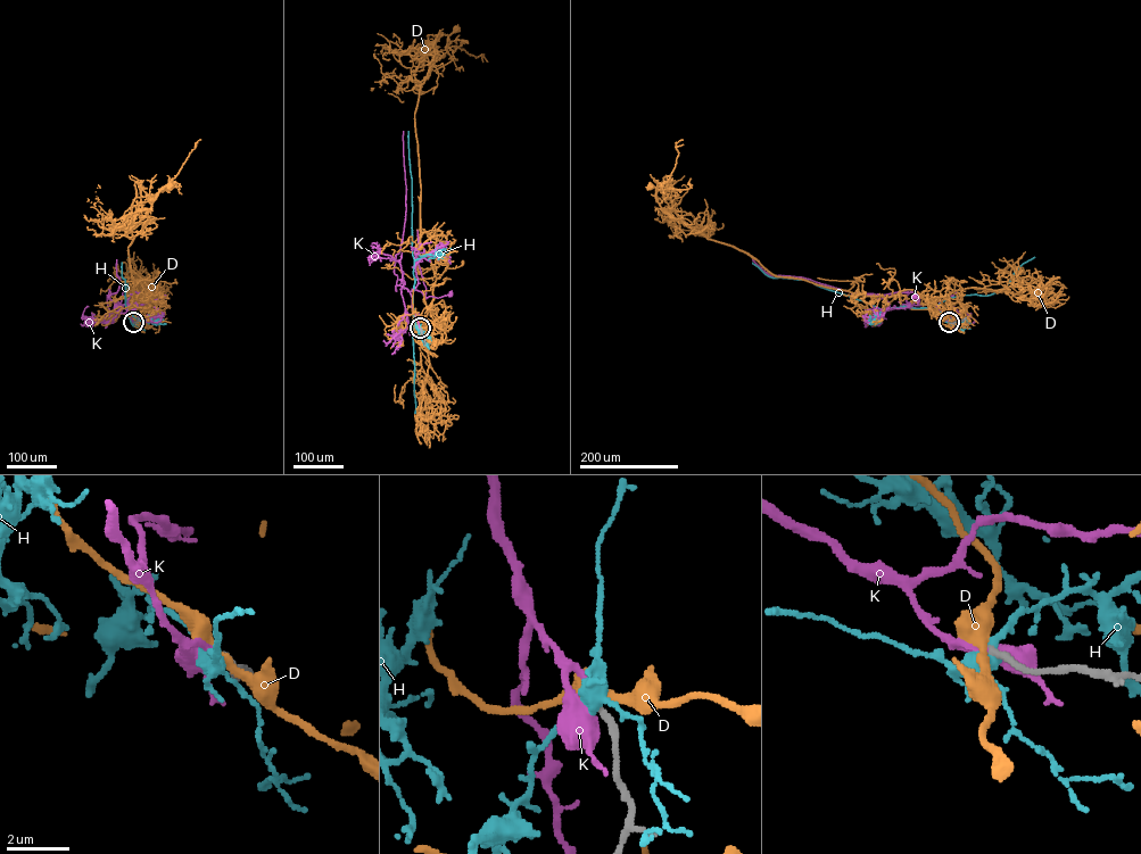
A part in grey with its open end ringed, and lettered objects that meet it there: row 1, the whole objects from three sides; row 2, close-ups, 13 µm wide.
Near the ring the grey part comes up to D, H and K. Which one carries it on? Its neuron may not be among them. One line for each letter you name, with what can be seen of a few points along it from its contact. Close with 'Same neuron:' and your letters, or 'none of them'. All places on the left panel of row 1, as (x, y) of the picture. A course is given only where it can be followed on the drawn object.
K: via (133, 322), (127, 314), (126, 304), (123, 305), (133, 304), (140, 298), (143, 304), (164, 297)
Same neuron: K

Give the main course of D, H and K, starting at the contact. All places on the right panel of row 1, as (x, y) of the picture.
D: (949, 322), (914, 290), (868, 296), (776, 276), (746, 254), (708, 239), (674, 217), (650, 185)
H: (949, 322), (951, 320), (934, 305), (881, 309), (807, 280), (769, 276), (752, 263)
K: (949, 322), (932, 304), (911, 305), (919, 298), (918, 304), (915, 297)

